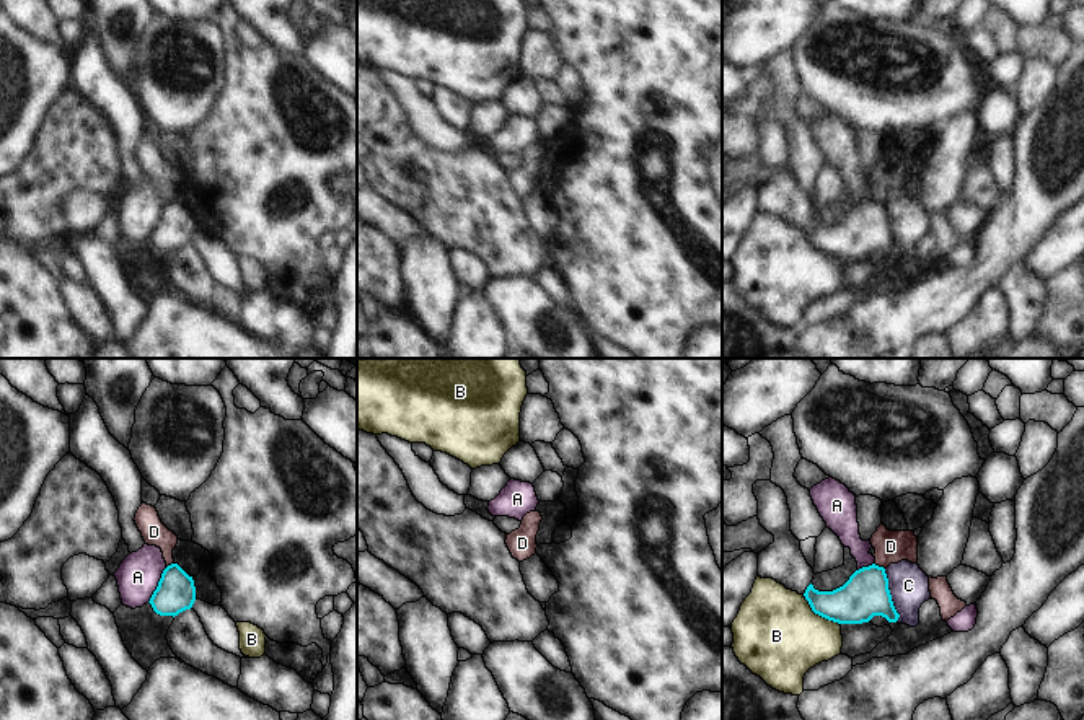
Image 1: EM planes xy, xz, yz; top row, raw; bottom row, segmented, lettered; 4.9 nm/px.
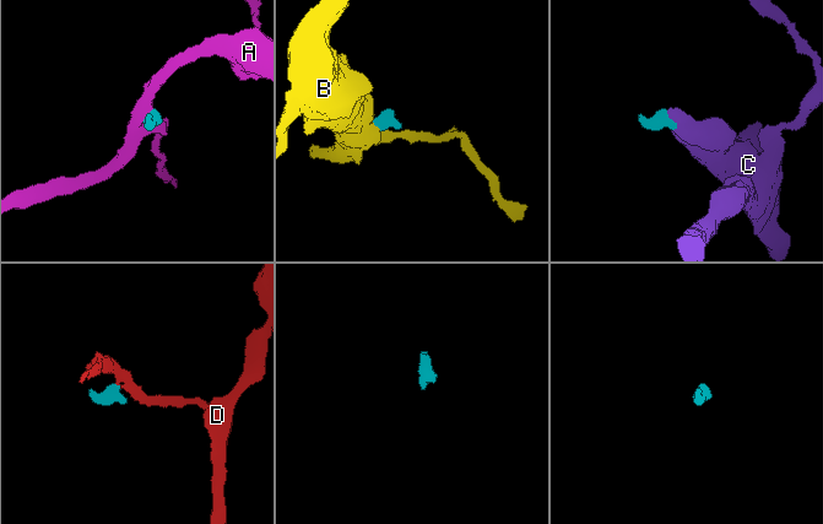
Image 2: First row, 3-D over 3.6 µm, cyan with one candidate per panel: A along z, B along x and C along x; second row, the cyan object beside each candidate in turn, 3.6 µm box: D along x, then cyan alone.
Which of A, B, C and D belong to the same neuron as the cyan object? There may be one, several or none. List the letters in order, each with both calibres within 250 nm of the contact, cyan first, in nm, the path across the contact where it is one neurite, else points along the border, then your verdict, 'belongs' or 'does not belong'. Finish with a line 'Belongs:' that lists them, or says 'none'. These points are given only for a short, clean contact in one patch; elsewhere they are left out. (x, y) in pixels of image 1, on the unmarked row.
A: 190/220 nm | along xy (167, 202), (147, 237) | does not belong
B: 220/420 nm | along yz (804, 233), (815, 248), (838, 259) | does not belong
C: 220/200 nm | along yz (884, 204), (889, 214), (890, 235), (898, 250), (897, 256) | does not belong
D: 220/160 nm | along yz (874, 199), (884, 204) | does not belong
Belongs: none

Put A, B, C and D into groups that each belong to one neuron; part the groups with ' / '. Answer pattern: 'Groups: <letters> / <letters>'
Groups: A / B / C / D.

